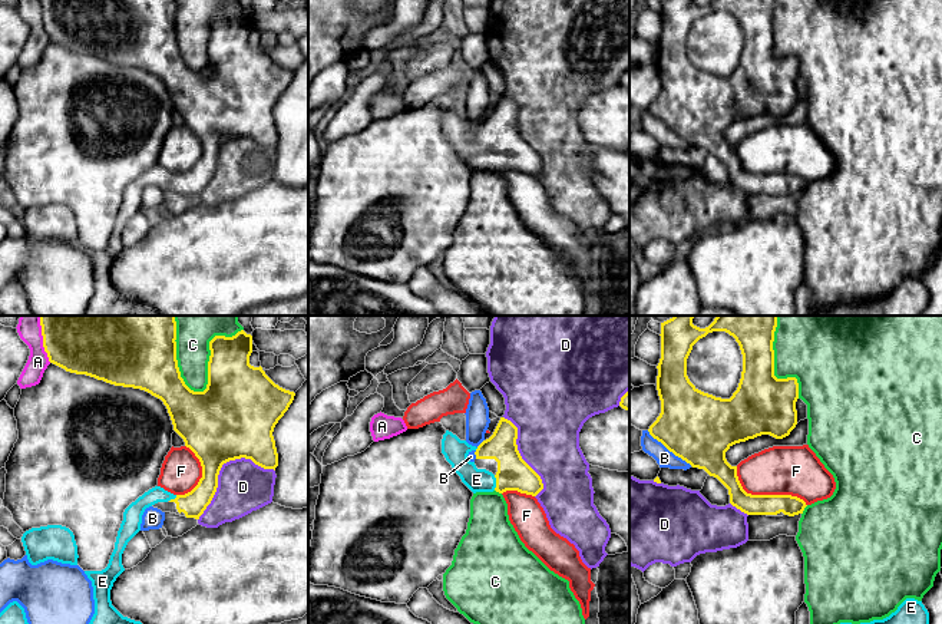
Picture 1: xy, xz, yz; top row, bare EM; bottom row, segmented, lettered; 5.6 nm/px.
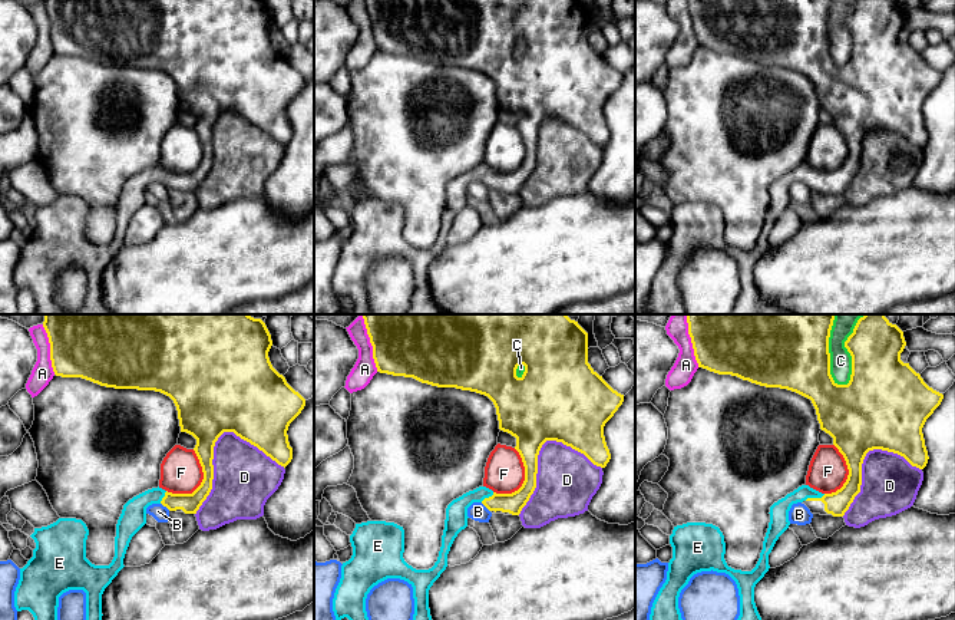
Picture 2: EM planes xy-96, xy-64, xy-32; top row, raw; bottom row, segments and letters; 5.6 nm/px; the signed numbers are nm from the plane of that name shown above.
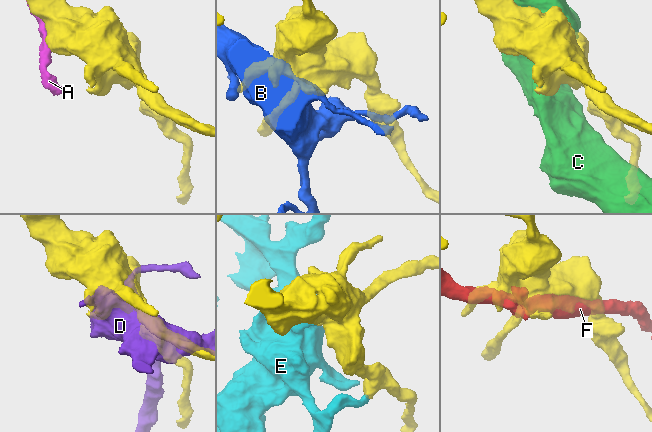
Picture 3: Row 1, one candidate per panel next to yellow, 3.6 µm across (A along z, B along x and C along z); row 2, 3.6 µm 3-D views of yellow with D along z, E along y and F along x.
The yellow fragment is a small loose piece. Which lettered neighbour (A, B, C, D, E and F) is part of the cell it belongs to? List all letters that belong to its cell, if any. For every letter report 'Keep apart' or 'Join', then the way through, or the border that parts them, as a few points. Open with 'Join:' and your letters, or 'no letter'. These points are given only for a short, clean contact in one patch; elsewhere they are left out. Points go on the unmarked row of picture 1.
Join: E
A: Keep apart
B: Keep apart
C: Keep apart
D: Keep apart
E: Join
F: Keep apart

